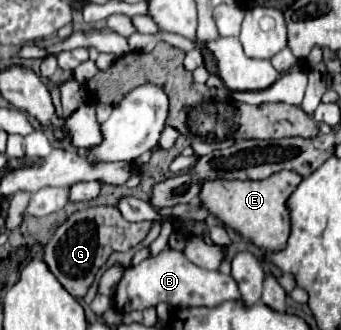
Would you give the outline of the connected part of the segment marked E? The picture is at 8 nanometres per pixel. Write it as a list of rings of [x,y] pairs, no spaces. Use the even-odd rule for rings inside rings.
[[[280,170],[264,180],[206,180],[200,186],[200,204],[226,226],[236,230],[240,236],[252,240],[262,250],[280,250],[290,234],[288,208],[284,202],[288,194],[300,184],[300,176],[290,170]]]

